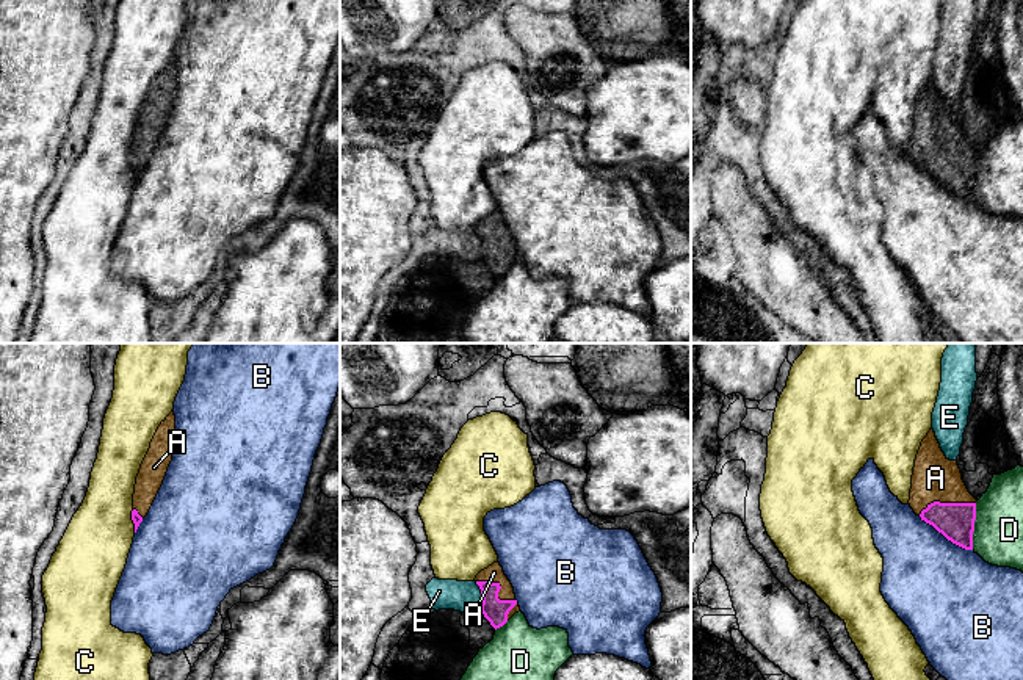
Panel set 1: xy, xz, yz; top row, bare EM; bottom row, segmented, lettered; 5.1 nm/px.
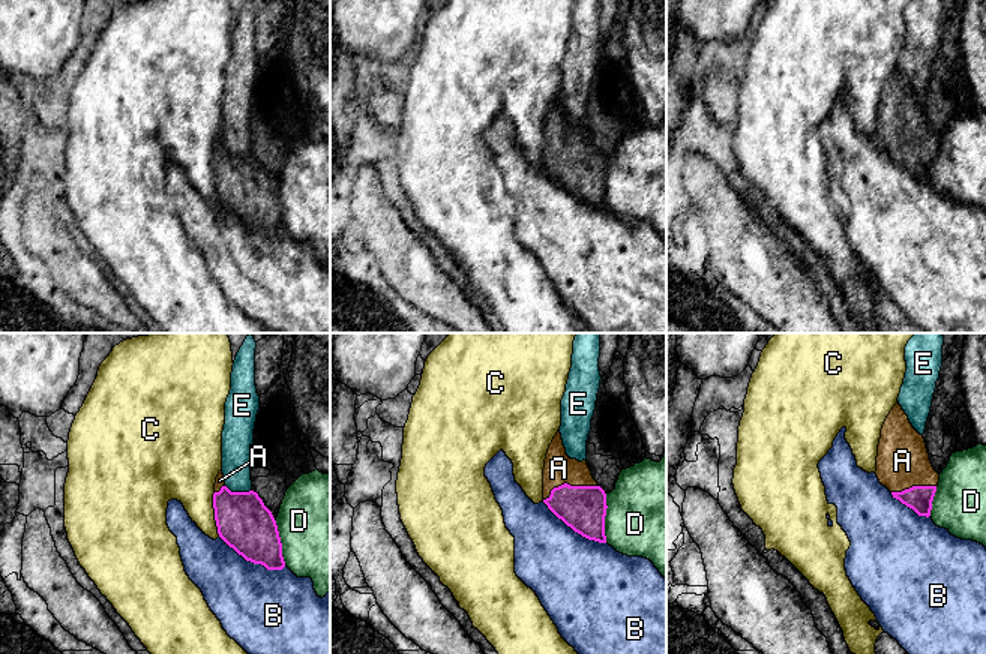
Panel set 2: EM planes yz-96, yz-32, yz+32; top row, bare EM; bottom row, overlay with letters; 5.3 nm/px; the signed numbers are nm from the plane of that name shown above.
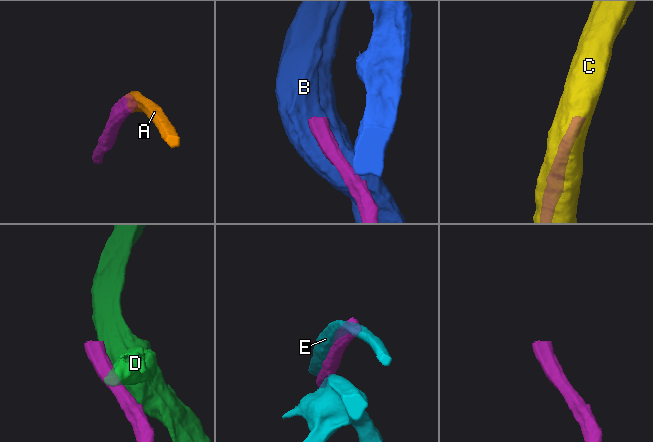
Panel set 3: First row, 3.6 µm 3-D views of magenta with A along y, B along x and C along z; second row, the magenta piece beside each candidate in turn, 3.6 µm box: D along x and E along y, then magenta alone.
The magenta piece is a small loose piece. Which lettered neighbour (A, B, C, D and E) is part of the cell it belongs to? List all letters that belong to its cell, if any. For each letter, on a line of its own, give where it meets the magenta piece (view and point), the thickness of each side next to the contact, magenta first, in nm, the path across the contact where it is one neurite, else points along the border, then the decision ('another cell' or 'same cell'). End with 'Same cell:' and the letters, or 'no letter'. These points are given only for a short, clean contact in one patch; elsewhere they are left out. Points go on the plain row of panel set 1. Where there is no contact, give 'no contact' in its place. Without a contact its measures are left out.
A: yz (947, 152) | 190/240 nm | across yz (954, 170), (947, 152), (939, 144), (936, 127) | same cell
B: yz (945, 185) | 190/460 nm | another cell
C: xy (132, 168) | 50/340 nm | another cell
D: yz (973, 176) | 190/260 nm | another cell
E: xz (483, 246) | 120/160 nm | another cell
Same cell: A

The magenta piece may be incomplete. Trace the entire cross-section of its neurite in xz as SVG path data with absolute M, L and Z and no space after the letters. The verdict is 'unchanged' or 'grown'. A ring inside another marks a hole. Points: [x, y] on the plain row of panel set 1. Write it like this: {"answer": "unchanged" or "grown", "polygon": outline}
{"answer": "grown", "polygon": "M498 210L481 219L475 230L483 243L481 262L495 279L520 260L514 237Z"}

